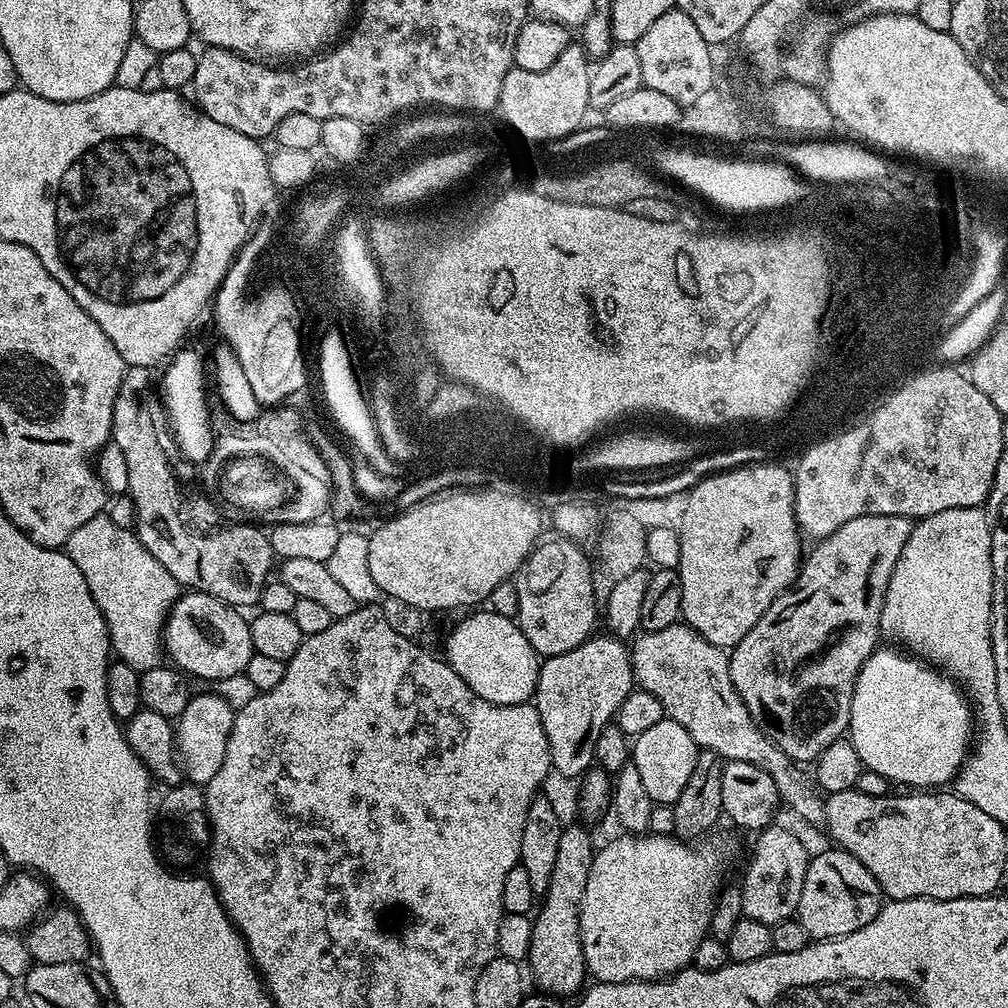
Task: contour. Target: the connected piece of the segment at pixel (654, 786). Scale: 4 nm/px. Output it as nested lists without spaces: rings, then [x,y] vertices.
[[[665,719],[641,736],[635,737],[630,744],[630,764],[638,768],[642,785],[652,799],[653,804],[675,804],[678,794],[682,794],[686,782],[690,782],[690,774],[694,774],[694,762],[698,749],[694,738],[686,734],[678,722]]]

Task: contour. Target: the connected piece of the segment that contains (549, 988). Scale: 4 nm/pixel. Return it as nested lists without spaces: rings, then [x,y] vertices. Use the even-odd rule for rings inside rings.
[[[572,822],[563,829],[548,891],[542,896],[540,913],[538,908],[532,921],[532,937],[526,961],[527,967],[532,967],[536,975],[536,984],[540,987],[537,989],[549,996],[575,997],[585,987],[586,965],[584,947],[580,941],[580,903],[582,894],[586,894],[586,878],[590,878],[590,866],[596,853],[597,850],[591,844],[591,831],[587,827],[579,828],[576,822]]]

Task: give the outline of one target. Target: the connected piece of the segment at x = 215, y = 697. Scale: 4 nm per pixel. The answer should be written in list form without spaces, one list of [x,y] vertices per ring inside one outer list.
[[[209,690],[201,694],[193,695],[189,700],[186,710],[174,724],[174,739],[176,751],[188,763],[187,779],[193,784],[207,786],[210,778],[218,774],[222,766],[222,758],[226,758],[226,742],[230,742],[230,730],[234,726],[236,717],[233,705],[224,701],[223,695]]]

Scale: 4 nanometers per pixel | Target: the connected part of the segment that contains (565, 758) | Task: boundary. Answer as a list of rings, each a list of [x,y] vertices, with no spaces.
[[[611,634],[603,635],[593,635],[574,650],[547,657],[540,665],[534,703],[550,742],[553,769],[570,777],[583,777],[593,767],[598,734],[613,723],[616,711],[634,691],[629,645]]]

